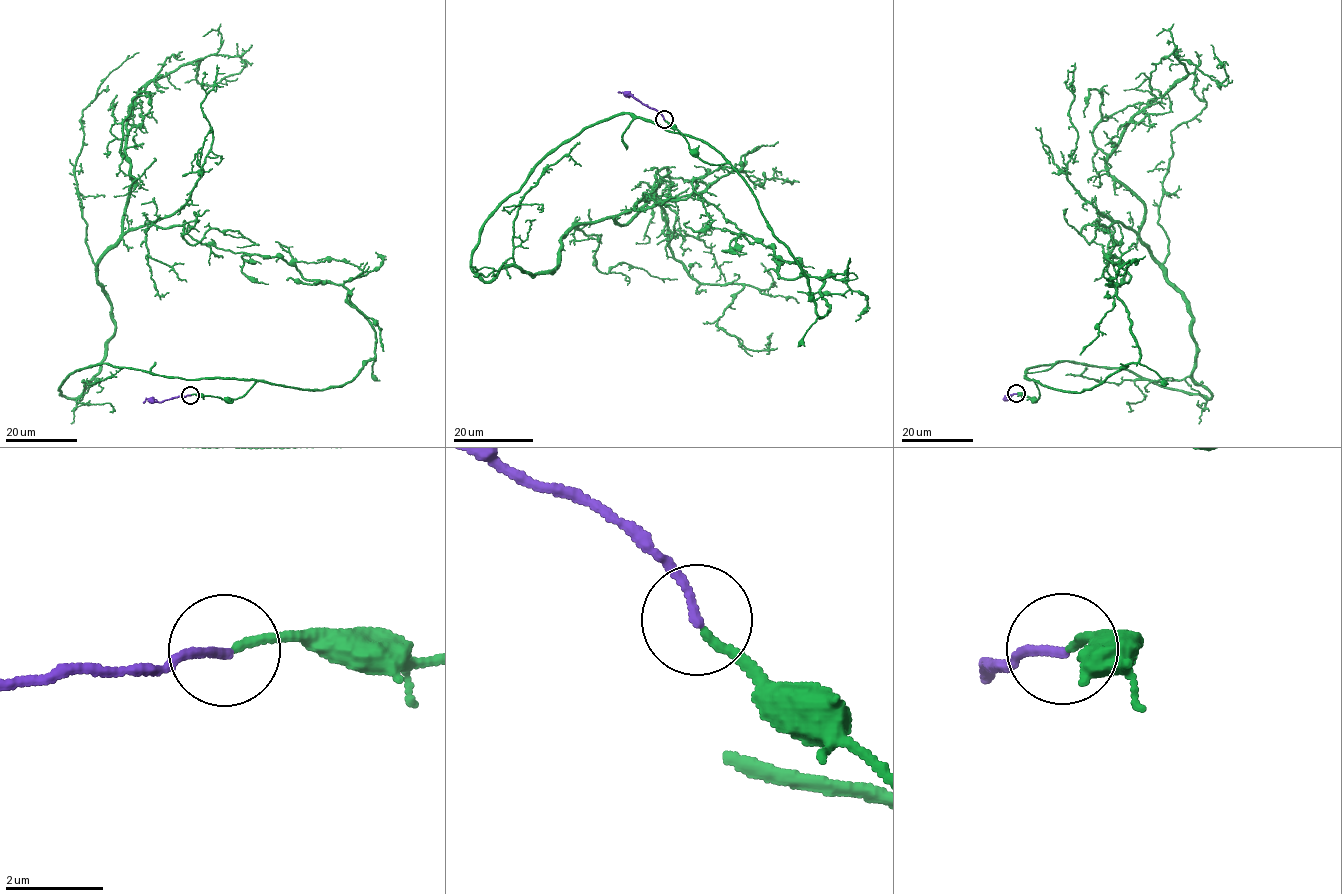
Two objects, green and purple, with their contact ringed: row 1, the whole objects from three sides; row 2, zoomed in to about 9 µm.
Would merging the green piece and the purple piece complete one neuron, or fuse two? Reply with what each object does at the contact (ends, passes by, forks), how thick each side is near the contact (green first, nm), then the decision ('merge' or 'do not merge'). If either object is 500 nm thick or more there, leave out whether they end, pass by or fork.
green ends | purple ends | 170/170 nm | merge

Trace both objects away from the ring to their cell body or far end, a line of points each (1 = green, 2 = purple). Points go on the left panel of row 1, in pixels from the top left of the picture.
1: (190, 395), (255, 381), (60, 389), (116, 328), (140, 88), (238, 74), (237, 44)
2: (190, 395), (160, 402), (147, 399), (143, 402)

